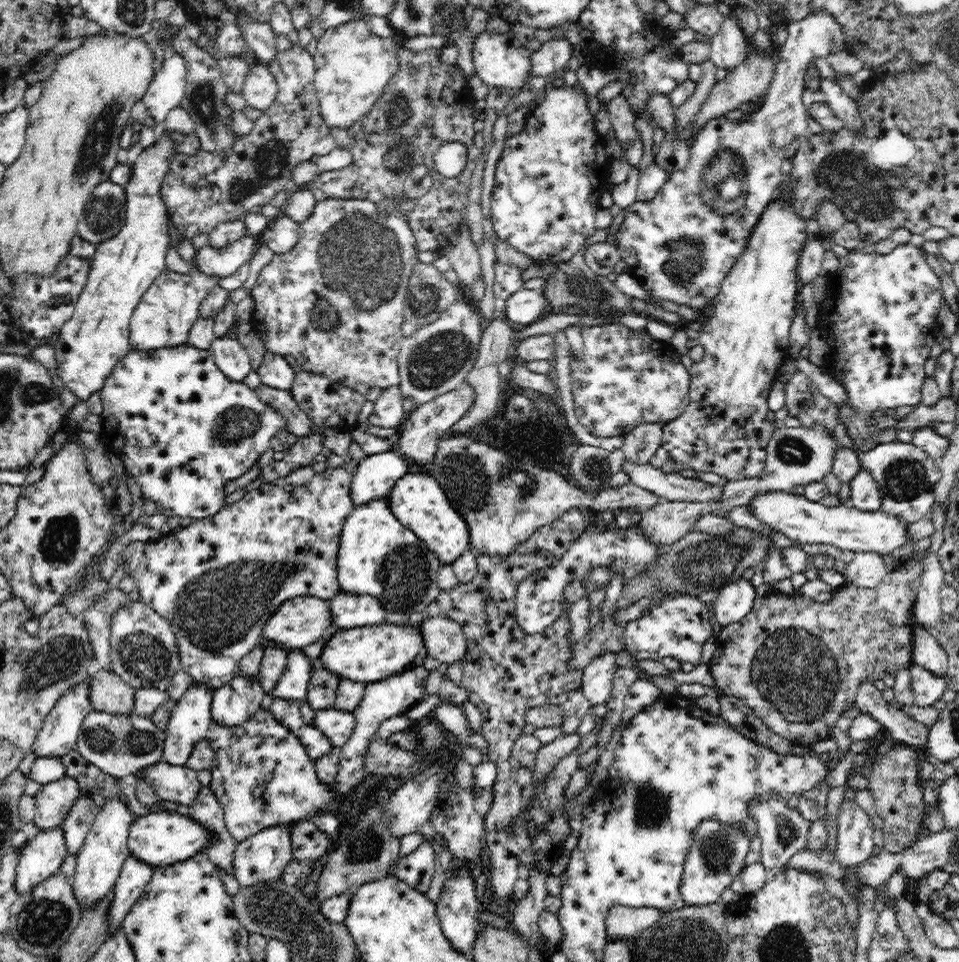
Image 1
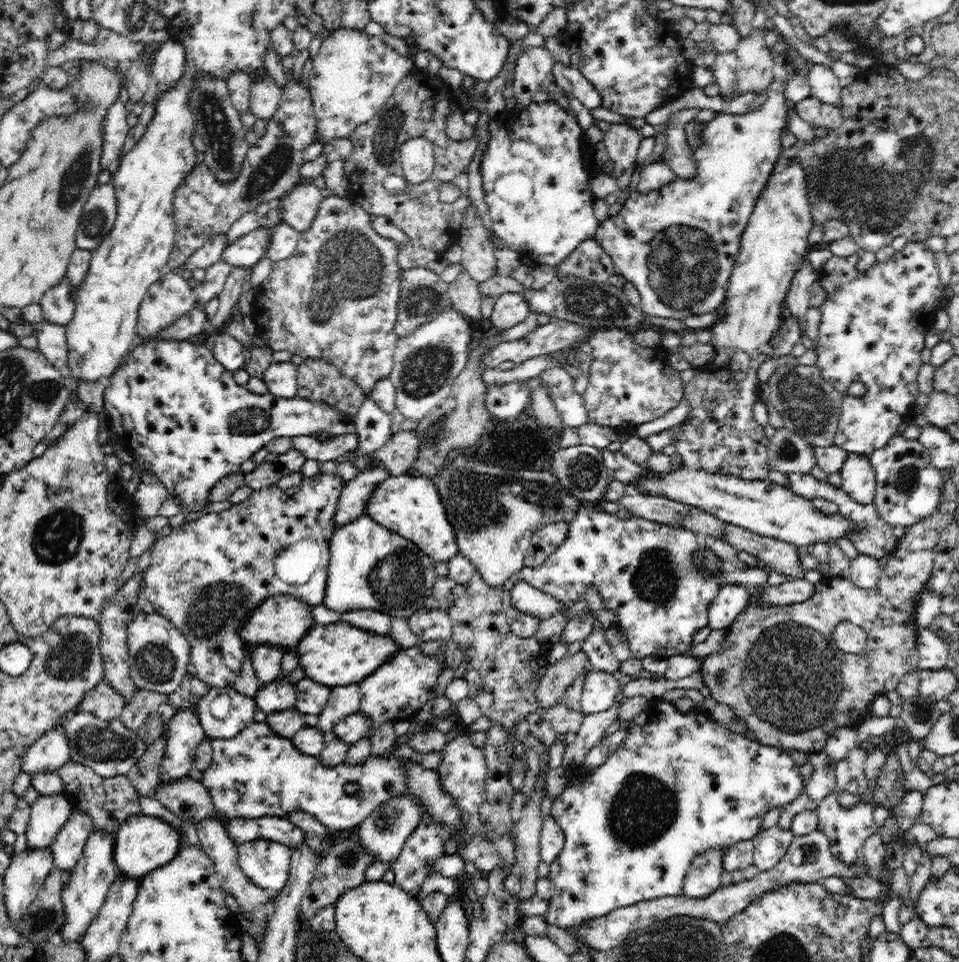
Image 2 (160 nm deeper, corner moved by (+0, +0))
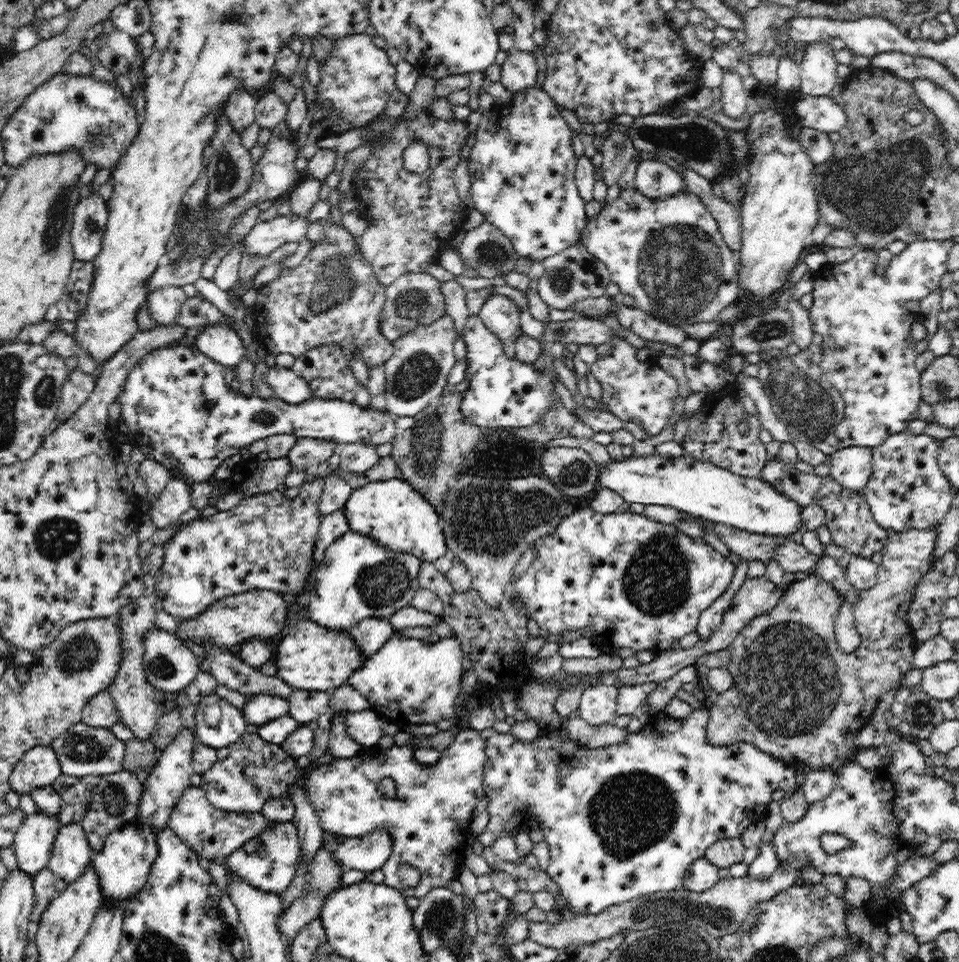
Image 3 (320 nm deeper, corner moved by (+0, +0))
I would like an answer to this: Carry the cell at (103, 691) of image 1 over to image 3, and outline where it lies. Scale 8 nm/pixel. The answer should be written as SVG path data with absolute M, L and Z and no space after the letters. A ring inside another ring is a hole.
M108 690L99 692L83 708L82 722L94 728L109 729L118 723L118 711Z

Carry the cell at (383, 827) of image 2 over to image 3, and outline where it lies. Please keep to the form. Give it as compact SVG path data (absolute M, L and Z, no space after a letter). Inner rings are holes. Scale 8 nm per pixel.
M374 831L358 838L345 838L332 852L332 857L342 870L356 869L366 873L381 869L390 854L392 841L388 833Z

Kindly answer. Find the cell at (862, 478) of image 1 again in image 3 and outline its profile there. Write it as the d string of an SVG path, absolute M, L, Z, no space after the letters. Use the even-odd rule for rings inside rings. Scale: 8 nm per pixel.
M848 446L830 456L830 476L844 488L862 493L872 476L873 449Z

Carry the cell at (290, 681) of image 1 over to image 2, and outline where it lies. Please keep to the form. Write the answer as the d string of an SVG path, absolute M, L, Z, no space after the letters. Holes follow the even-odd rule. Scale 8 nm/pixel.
M272 681L260 687L254 701L256 701L256 710L261 710L266 715L282 712L295 706L296 689L288 682Z

